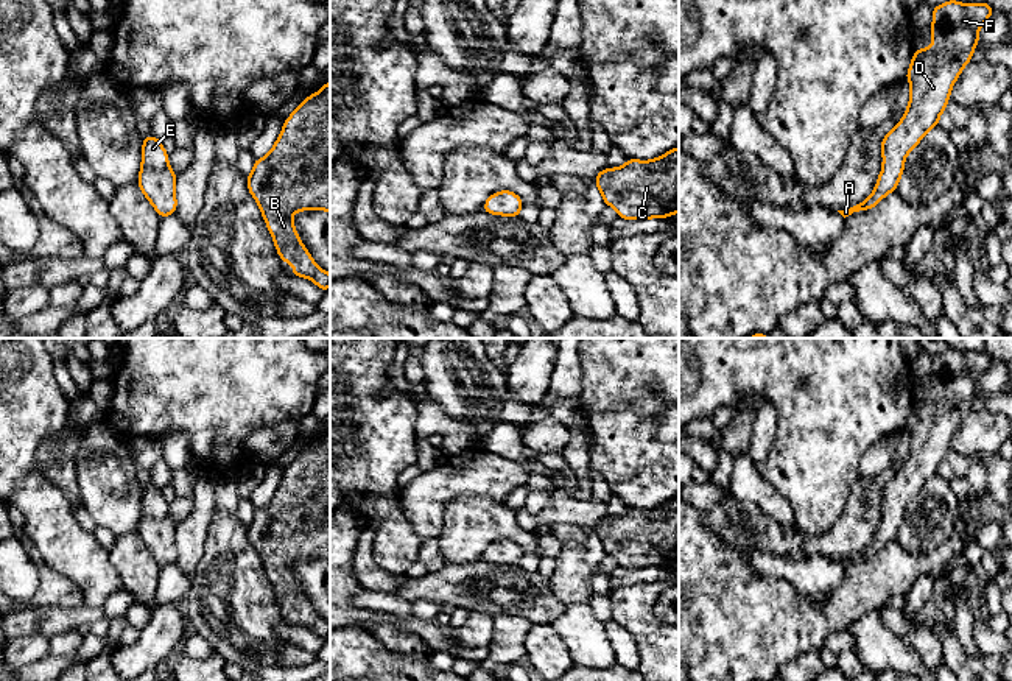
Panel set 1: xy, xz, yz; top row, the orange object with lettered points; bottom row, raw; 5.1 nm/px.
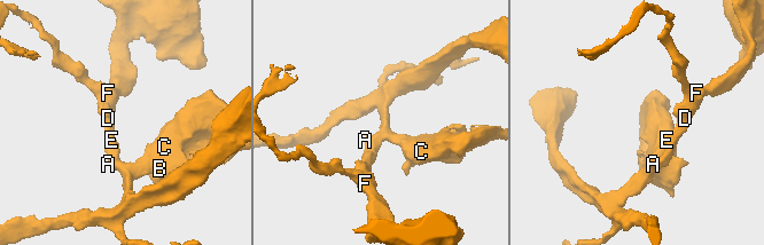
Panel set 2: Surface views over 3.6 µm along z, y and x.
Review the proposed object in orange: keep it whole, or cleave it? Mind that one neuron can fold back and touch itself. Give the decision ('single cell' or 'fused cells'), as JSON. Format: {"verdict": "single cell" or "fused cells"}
{"verdict": "single cell"}

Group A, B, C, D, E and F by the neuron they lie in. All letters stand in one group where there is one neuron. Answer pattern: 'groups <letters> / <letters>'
groups A B C D E F

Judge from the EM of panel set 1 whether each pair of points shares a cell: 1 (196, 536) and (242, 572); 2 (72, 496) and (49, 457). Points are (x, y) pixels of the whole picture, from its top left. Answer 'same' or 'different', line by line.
1: different
2: same

